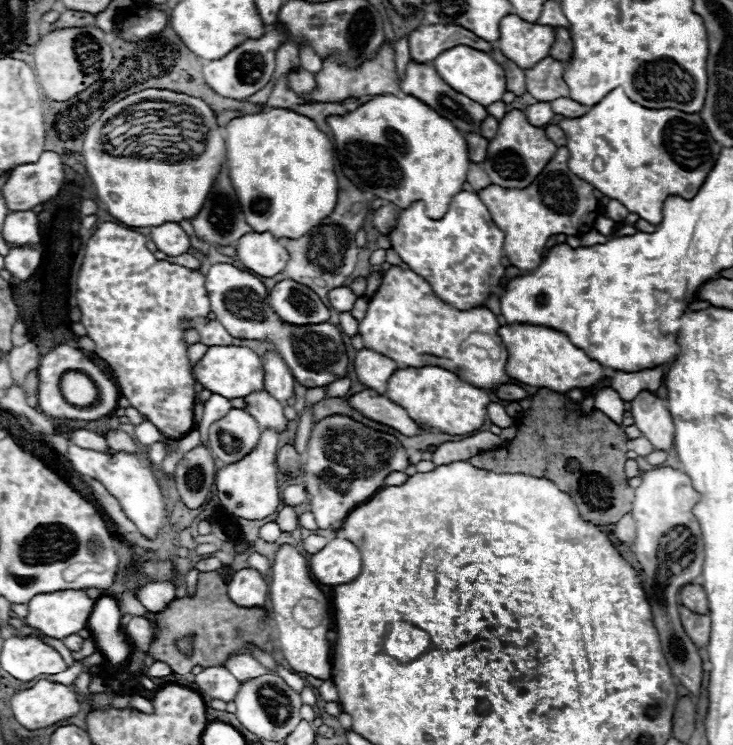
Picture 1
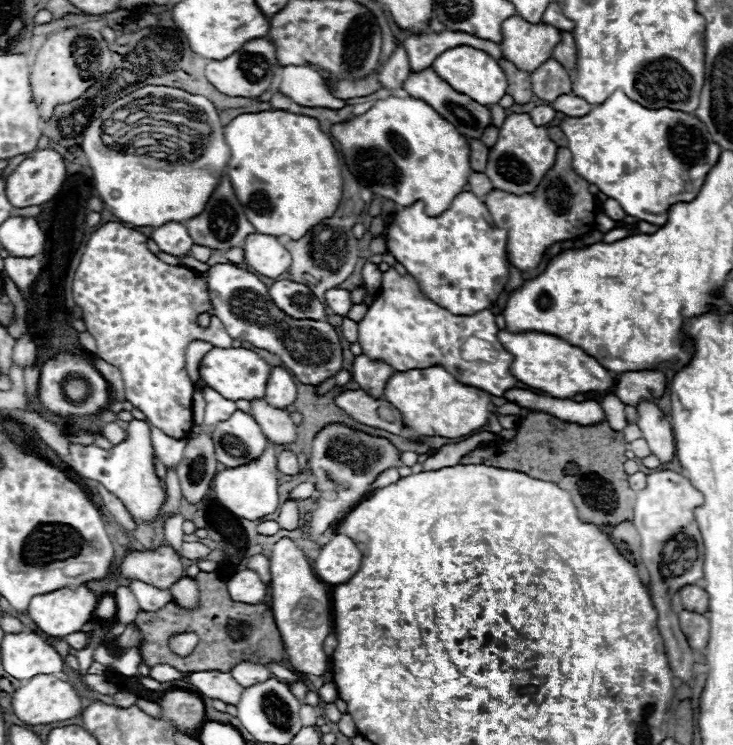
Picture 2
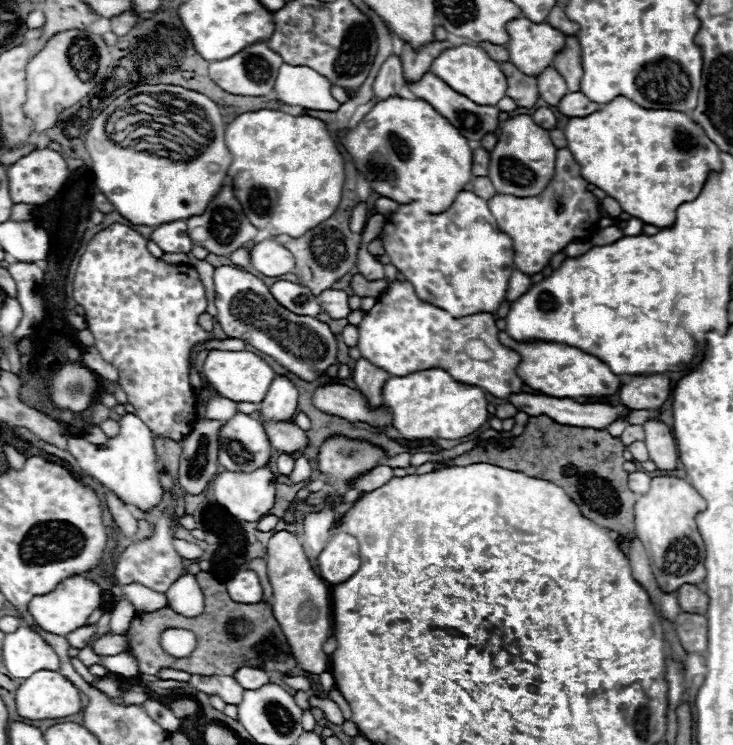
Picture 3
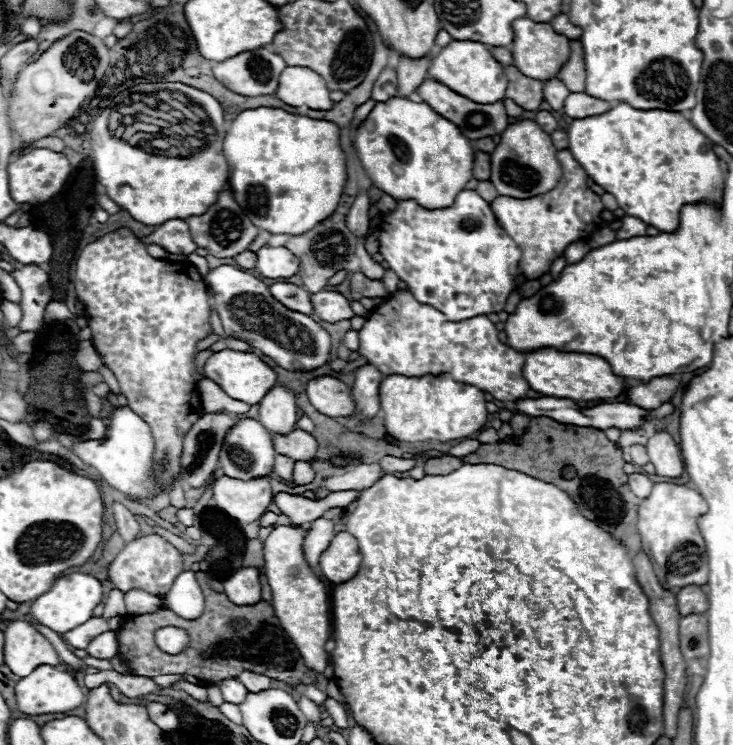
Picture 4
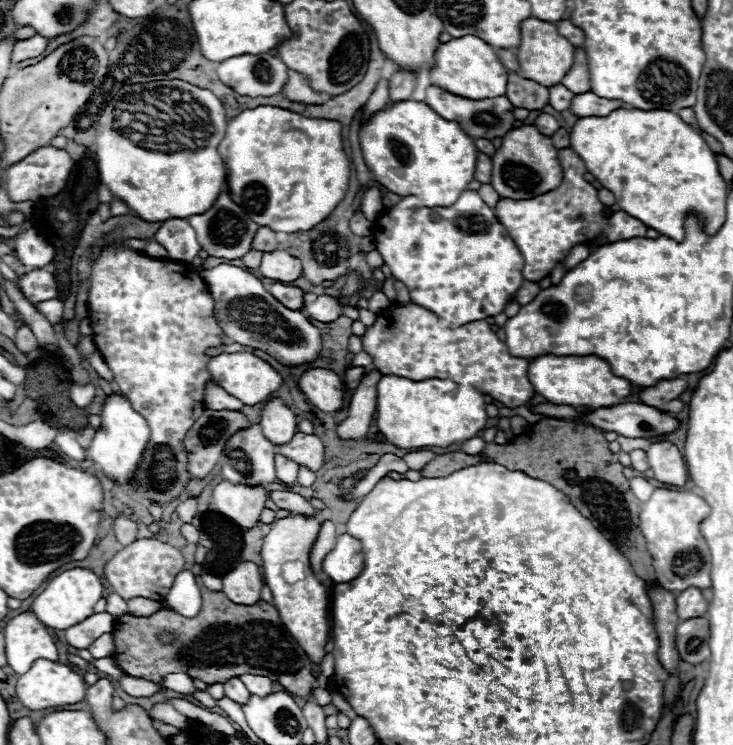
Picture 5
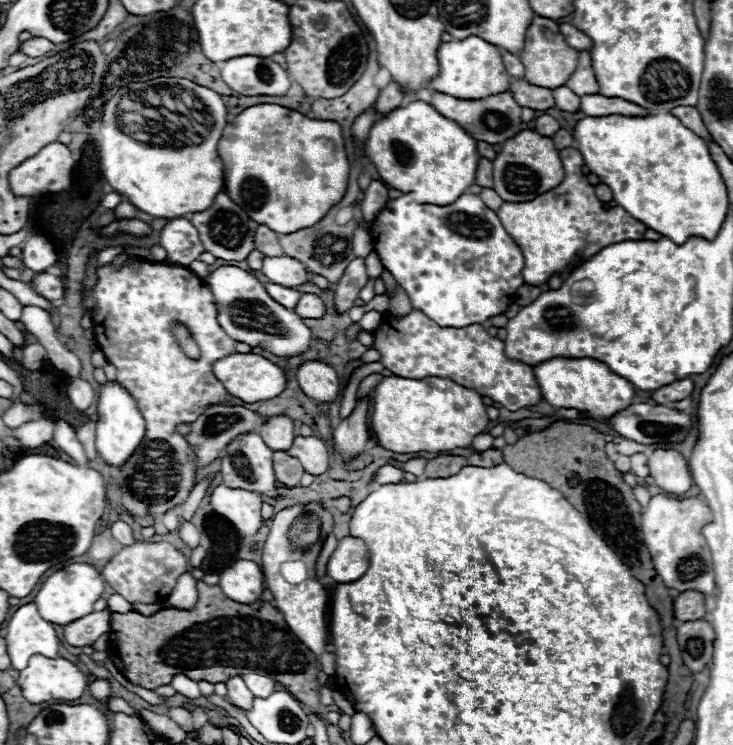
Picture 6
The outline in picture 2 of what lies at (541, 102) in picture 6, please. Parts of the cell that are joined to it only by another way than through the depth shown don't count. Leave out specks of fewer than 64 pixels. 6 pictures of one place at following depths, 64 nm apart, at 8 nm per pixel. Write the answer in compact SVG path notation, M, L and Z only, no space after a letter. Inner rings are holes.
M500 58L498 64L502 66L502 70L506 70L506 78L508 78L508 94L518 102L524 104L528 102L534 94L532 94L532 84L530 84L530 74L524 70L518 70L512 62L508 62L506 58Z

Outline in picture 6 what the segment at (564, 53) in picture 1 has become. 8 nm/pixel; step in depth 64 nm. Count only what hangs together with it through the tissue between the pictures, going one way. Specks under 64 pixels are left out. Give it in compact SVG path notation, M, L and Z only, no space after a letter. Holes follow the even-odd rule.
M578 52L578 66L572 72L572 76L568 78L566 86L576 94L576 96L584 96L584 94L596 94L598 92L598 84L592 72L592 62L590 62L590 54L588 52Z

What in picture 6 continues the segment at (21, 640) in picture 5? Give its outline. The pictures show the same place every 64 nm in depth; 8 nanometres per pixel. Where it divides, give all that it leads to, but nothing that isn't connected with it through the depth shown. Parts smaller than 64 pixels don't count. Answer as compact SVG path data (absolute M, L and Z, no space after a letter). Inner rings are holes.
M34 602L20 606L6 626L6 650L14 670L24 670L34 654L58 658L58 636L50 622L46 622Z

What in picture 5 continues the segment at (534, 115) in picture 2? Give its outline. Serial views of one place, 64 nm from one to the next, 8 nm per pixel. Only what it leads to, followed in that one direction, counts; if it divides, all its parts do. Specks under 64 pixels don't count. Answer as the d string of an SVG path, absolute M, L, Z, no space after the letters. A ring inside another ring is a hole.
M540 114L538 118L536 118L536 128L542 132L542 134L546 134L546 136L552 136L560 126L558 126L558 122L556 122L556 118L554 116L550 116L550 114Z

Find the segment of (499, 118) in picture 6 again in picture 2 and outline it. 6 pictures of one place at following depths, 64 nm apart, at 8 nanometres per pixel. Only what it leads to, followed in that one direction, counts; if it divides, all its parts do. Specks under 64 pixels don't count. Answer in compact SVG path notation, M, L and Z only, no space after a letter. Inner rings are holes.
M426 68L422 72L410 72L404 86L402 86L412 98L424 100L426 104L430 104L442 118L446 118L448 122L452 122L460 134L464 134L466 138L480 138L482 130L492 122L490 110L486 106L480 106L478 102L474 102L472 98L456 92L452 86L448 86L432 68Z

